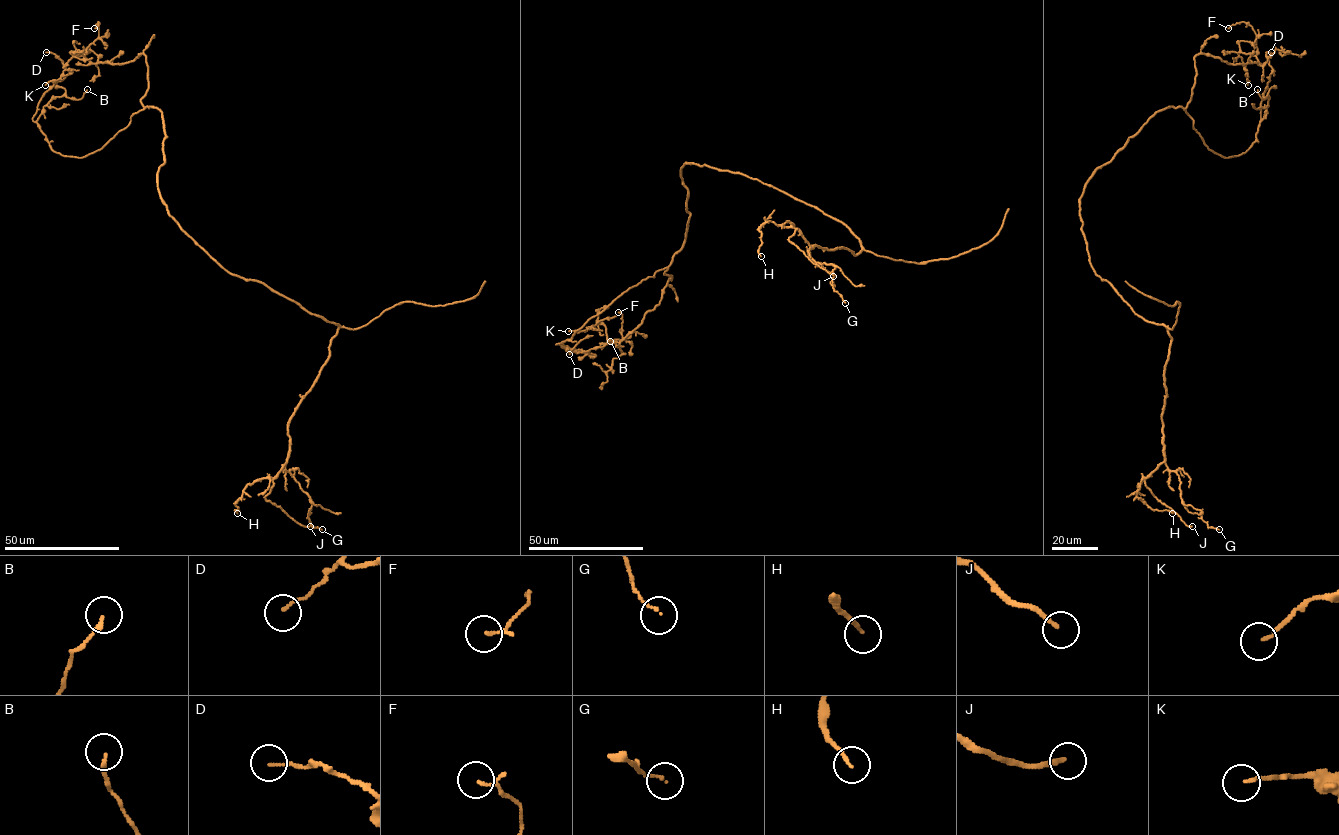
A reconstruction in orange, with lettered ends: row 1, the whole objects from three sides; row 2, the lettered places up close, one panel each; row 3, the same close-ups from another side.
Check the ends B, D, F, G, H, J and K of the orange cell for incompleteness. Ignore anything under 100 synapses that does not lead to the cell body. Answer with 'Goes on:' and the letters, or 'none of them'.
Goes on: none of them

